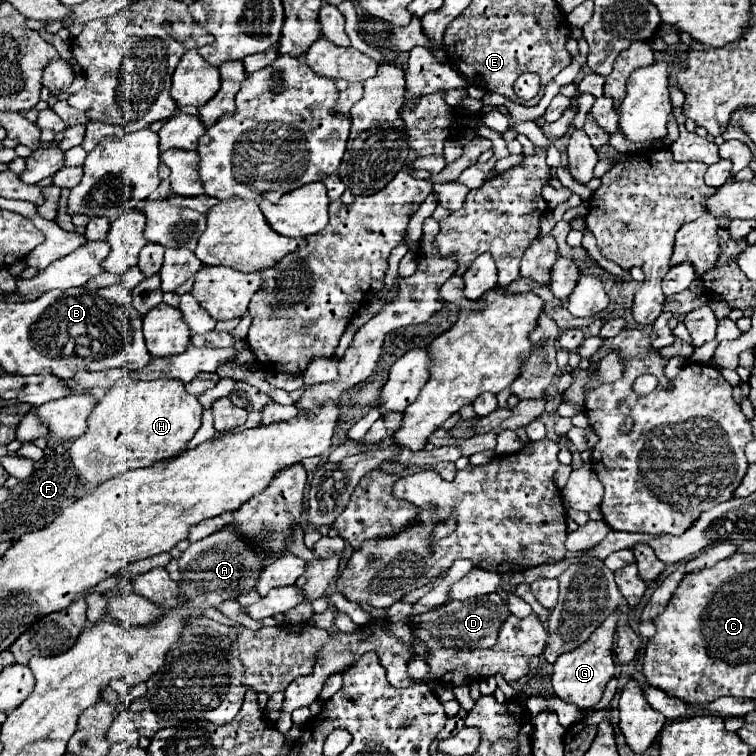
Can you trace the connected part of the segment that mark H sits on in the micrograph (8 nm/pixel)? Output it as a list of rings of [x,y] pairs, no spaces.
[[[120,380],[116,382],[94,406],[88,430],[72,442],[70,456],[80,474],[80,480],[86,482],[90,488],[118,476],[118,472],[152,466],[158,460],[166,460],[180,450],[186,448],[186,442],[196,434],[202,422],[202,406],[196,396],[188,394],[180,380],[152,380],[152,382],[138,382],[138,380]]]

